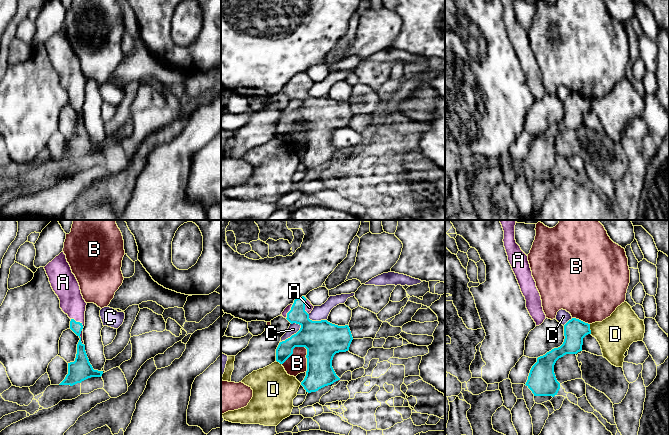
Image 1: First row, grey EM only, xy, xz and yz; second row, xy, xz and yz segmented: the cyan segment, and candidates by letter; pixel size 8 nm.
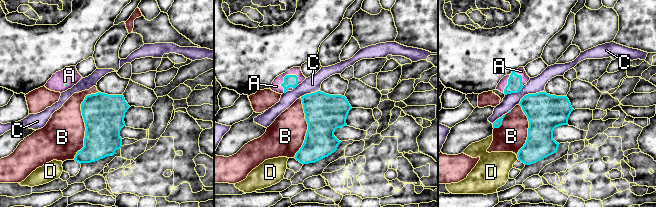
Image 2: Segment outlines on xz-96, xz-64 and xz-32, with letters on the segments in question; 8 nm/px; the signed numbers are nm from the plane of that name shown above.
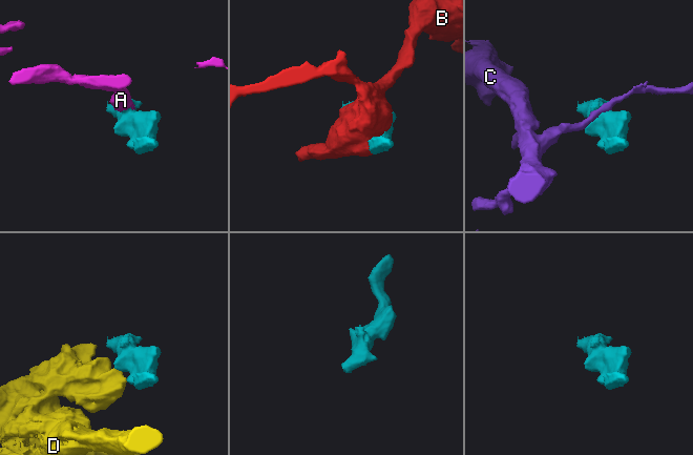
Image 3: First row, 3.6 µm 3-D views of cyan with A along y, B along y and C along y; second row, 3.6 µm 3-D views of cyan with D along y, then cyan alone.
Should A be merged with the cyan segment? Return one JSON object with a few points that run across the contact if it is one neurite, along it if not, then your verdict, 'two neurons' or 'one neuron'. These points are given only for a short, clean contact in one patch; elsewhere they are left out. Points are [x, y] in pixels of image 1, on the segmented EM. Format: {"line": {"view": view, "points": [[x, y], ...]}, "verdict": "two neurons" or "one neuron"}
{"line": {"view": "xy", "points": [[81, 359], [82, 328], [72, 303]]}, "verdict": "one neuron"}

